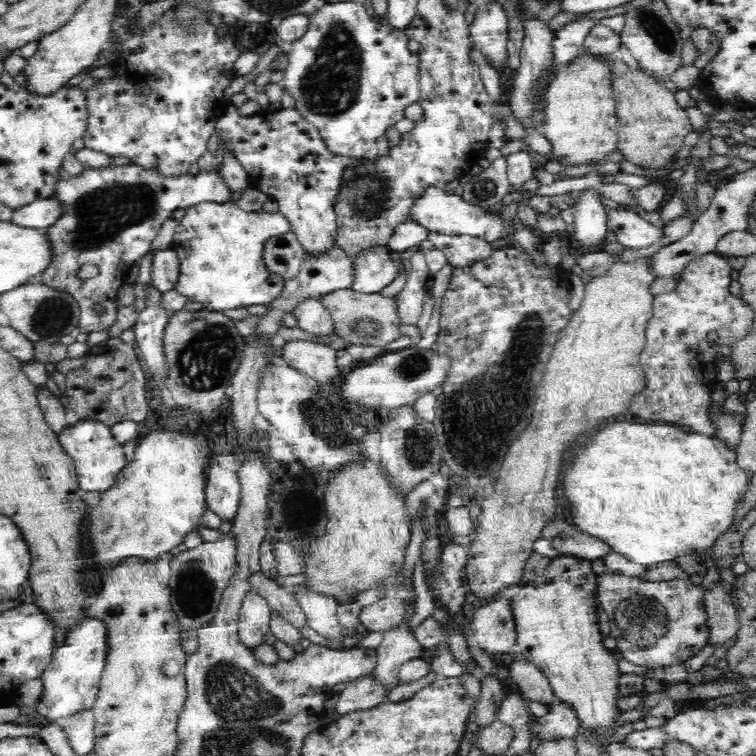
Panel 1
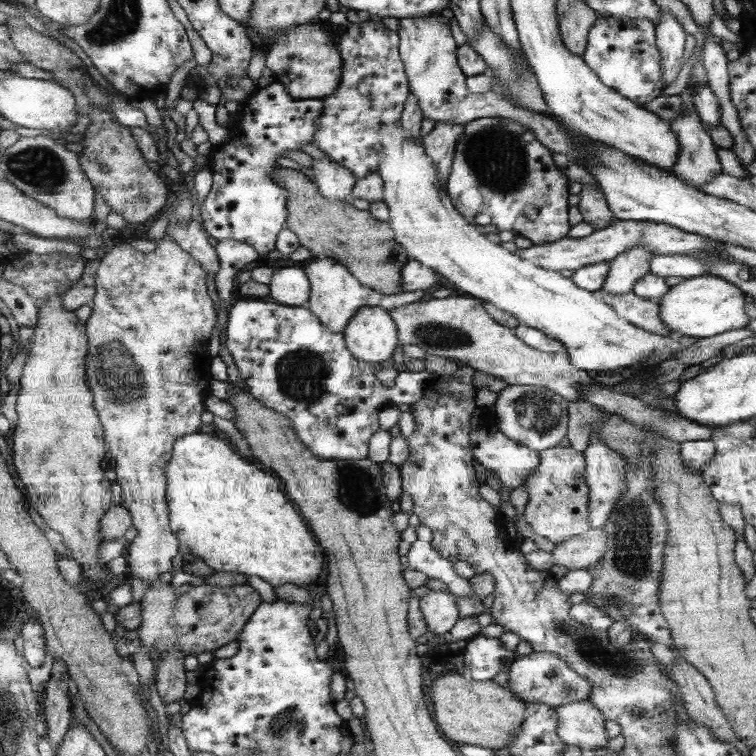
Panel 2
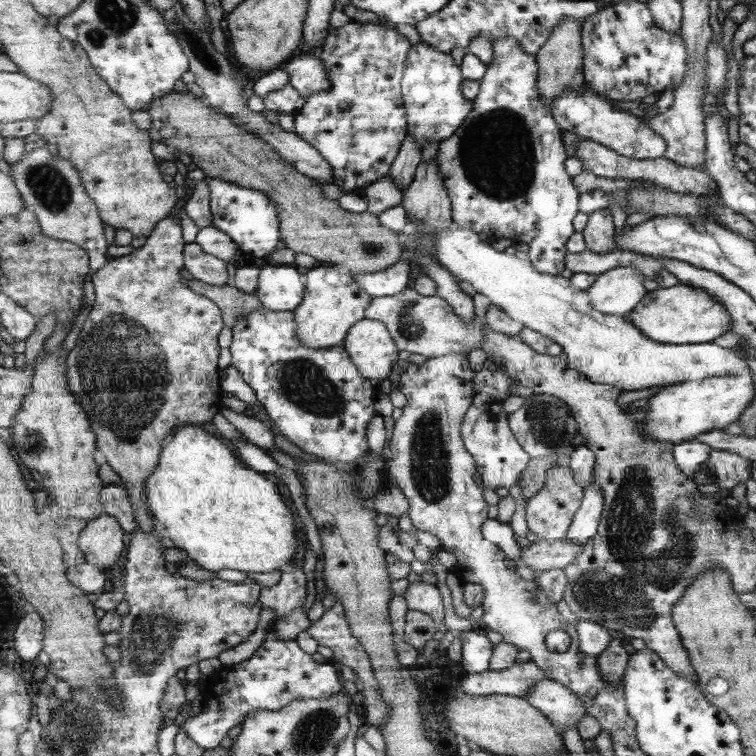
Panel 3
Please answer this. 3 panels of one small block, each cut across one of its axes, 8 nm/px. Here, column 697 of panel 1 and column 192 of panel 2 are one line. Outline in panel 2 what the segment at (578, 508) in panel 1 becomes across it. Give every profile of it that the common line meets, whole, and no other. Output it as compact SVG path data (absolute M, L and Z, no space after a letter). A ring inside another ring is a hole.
M188 434L182 436L175 441L172 449L172 458L166 467L167 478L167 502L170 506L170 525L172 532L179 537L179 547L189 548L193 557L199 557L203 563L212 568L216 573L223 572L235 572L247 576L258 576L272 584L272 586L278 586L286 583L296 584L298 586L304 586L312 580L318 578L320 570L324 568L324 556L322 556L322 548L317 544L316 537L312 536L313 532L308 530L306 524L307 519L300 516L300 512L296 510L296 506L286 498L284 490L282 490L282 482L280 478L276 480L270 474L266 474L264 470L256 468L254 464L250 464L248 460L244 460L242 456L238 456L238 452L234 452L226 442L224 438L218 440L214 436L208 434Z

